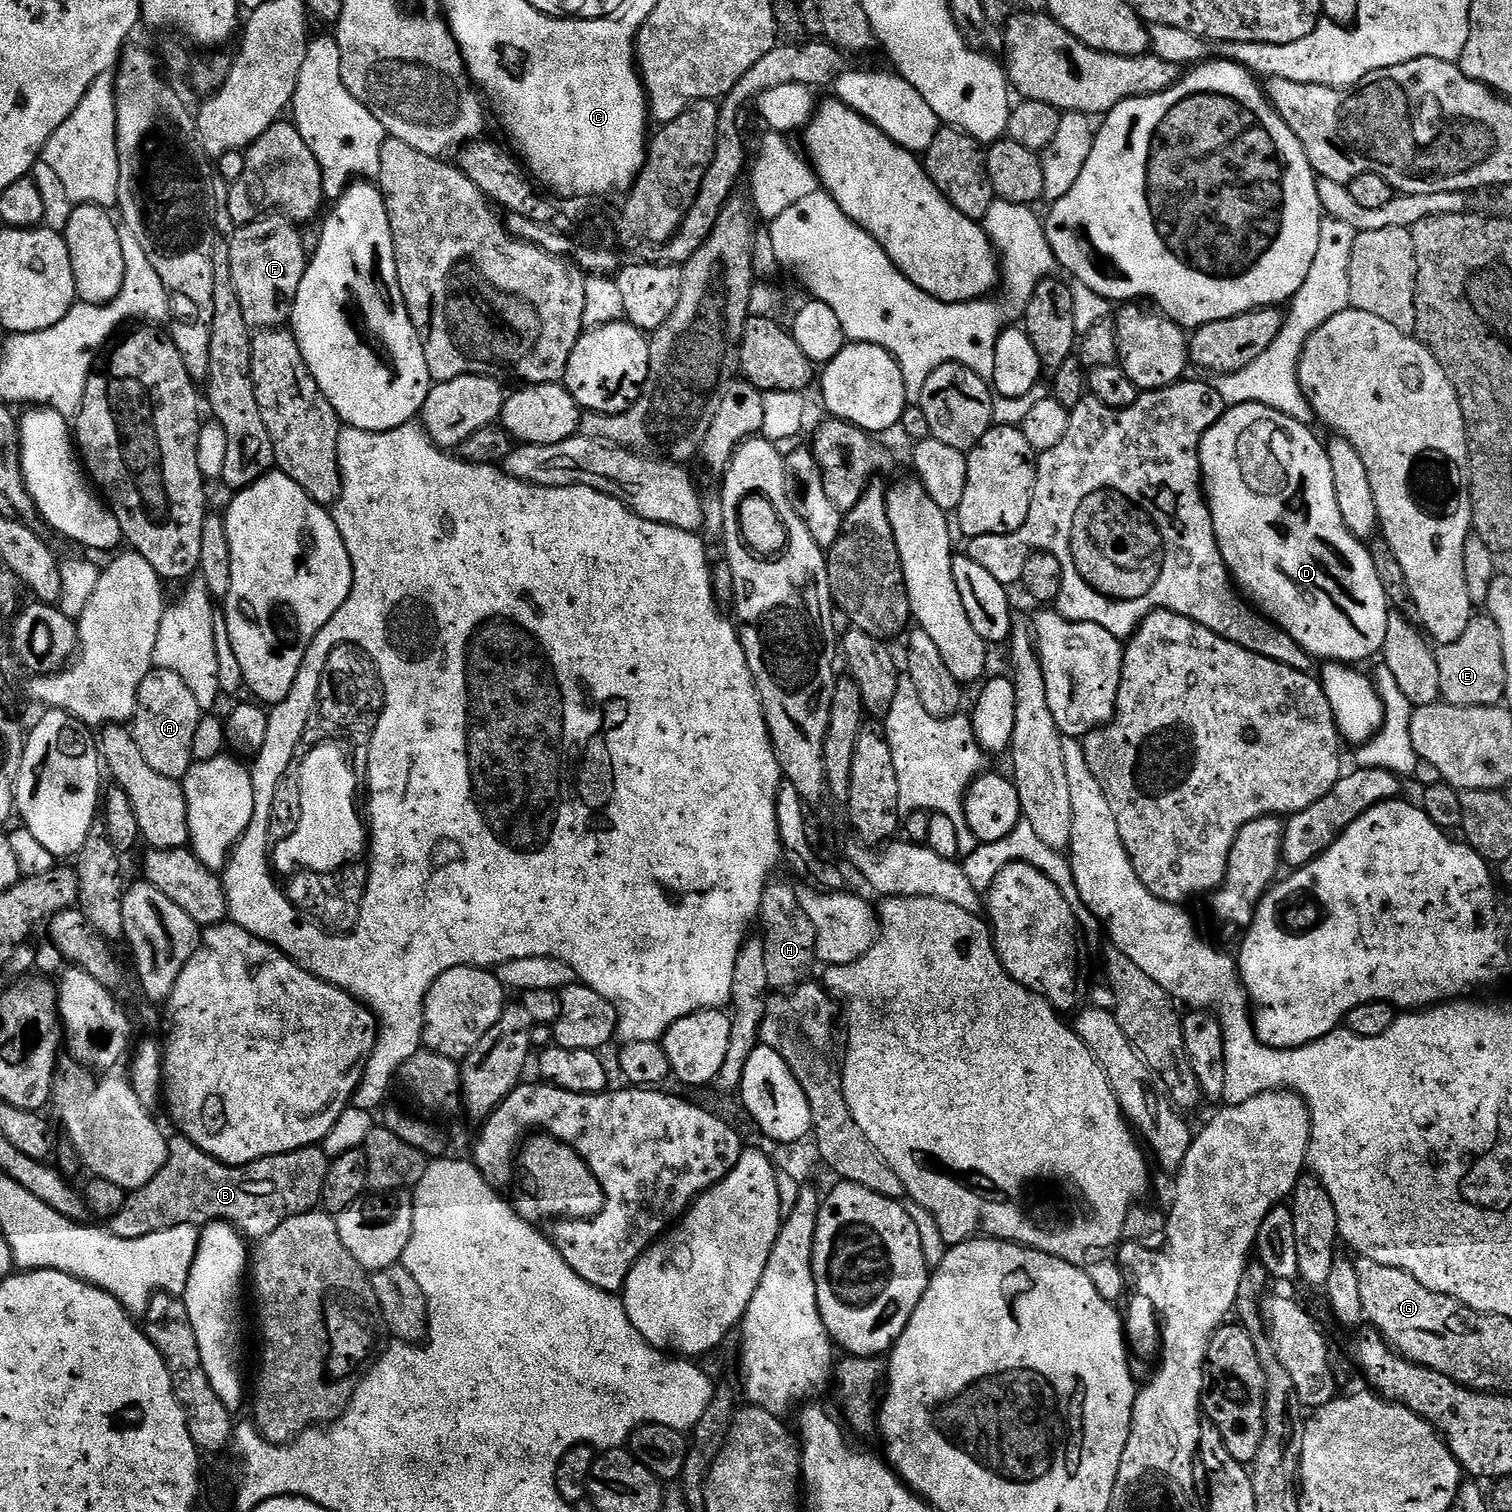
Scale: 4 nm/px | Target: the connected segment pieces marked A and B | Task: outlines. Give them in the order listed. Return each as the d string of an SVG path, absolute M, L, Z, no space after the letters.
M153 667L142 682L136 699L136 715L130 721L130 731L138 742L138 750L142 750L142 758L158 774L166 774L166 778L183 781L185 774L193 766L192 747L194 746L194 730L198 730L198 722L202 719L202 709L194 702L194 694L190 694L190 686L165 668Z
M176 1134L168 1141L168 1157L162 1170L158 1170L158 1174L154 1174L154 1178L150 1178L146 1186L133 1188L128 1192L122 1210L118 1210L118 1214L110 1222L110 1231L123 1240L133 1240L146 1234L158 1234L158 1230L170 1230L174 1226L203 1226L223 1222L234 1225L241 1236L249 1241L259 1242L274 1234L274 1230L278 1230L278 1226L282 1226L286 1218L306 1214L321 1203L320 1195L326 1182L329 1163L330 1157L323 1147L313 1146L267 1156L249 1164L223 1164L221 1160L216 1160L194 1146L190 1138Z

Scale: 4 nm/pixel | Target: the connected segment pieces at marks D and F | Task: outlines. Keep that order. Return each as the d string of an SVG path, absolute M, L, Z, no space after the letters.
M1234 404L1225 411L1224 417L1200 440L1200 471L1202 487L1208 502L1208 509L1214 522L1214 534L1218 538L1218 546L1228 571L1239 591L1267 619L1277 624L1283 632L1290 634L1294 642L1298 642L1313 658L1320 656L1324 660L1341 660L1344 664L1356 664L1359 660L1368 660L1379 653L1386 642L1386 622L1390 605L1386 598L1386 590L1382 590L1382 582L1378 582L1378 570L1374 570L1374 562L1369 545L1359 540L1350 530L1346 530L1346 522L1342 522L1342 513L1338 510L1338 498L1334 498L1334 473L1330 470L1330 458L1325 441L1319 440L1312 433L1309 425L1298 422L1270 406L1261 404Z
M268 214L263 218L254 221L252 224L245 224L235 229L236 233L230 236L228 245L230 246L230 266L232 267L232 284L236 287L238 294L238 302L242 306L242 314L246 318L249 329L263 330L266 328L284 328L285 325L291 321L292 307L294 306L294 298L298 294L298 286L302 286L302 278L304 277L304 270L308 267L309 257L305 255L302 250L302 232L293 221L289 220L283 214Z

